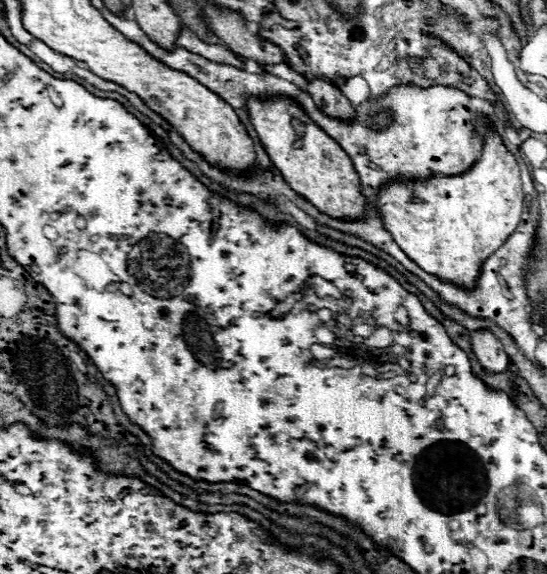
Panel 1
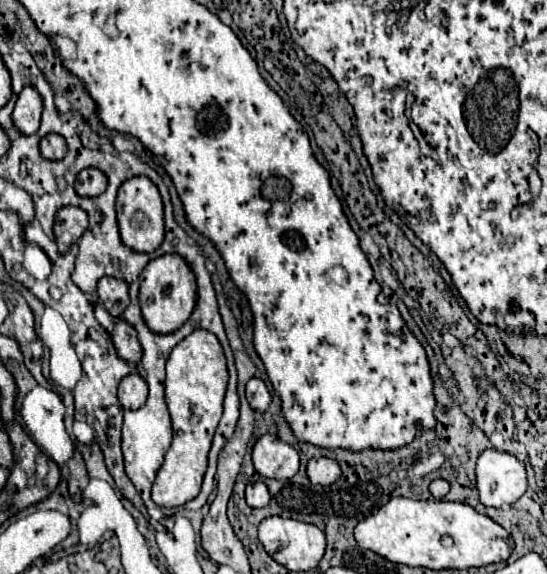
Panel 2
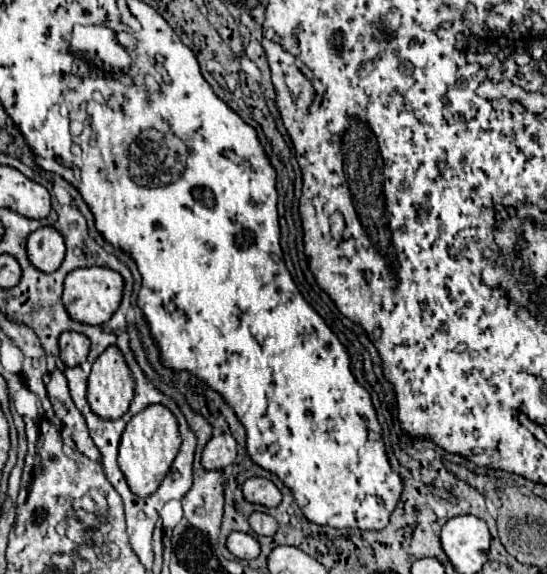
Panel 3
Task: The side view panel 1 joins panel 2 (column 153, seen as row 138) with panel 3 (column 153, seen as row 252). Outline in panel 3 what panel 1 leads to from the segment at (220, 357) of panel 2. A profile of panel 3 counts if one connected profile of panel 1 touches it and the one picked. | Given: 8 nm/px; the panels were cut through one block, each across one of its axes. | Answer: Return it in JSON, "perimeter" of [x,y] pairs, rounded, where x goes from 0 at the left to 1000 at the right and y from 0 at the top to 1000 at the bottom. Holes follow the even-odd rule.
{"perimeter":[[[285,704],[285,707],[271,707],[267,714],[252,718],[249,725],[241,725],[241,732],[230,739],[230,749],[223,756],[219,767],[219,780],[216,780],[216,812],[238,847],[238,854],[245,854],[245,861],[267,868],[274,861],[282,861],[282,854],[293,847],[293,840],[300,836],[300,829],[307,826],[325,780],[329,780],[329,756],[325,756],[325,739],[318,721]]]}

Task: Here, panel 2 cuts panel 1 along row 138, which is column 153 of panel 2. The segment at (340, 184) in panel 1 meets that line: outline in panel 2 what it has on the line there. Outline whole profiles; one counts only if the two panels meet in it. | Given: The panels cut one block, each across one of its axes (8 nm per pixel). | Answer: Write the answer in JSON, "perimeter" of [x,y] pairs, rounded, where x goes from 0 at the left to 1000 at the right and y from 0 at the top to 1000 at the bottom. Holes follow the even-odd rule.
{"perimeter":[[[300,443],[271,456],[256,477],[256,537],[267,568],[282,582],[314,582],[322,578],[351,547],[358,533],[358,484],[344,456],[325,443]]]}

